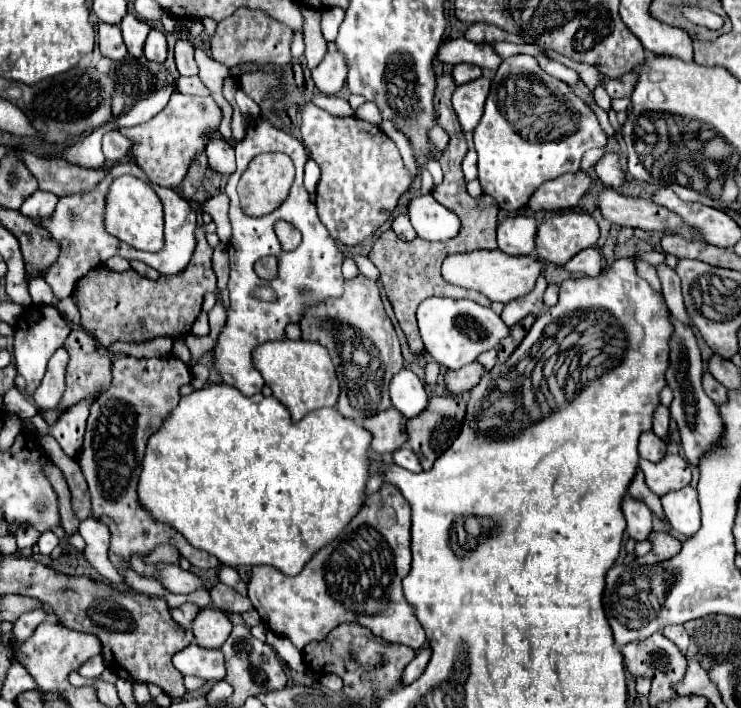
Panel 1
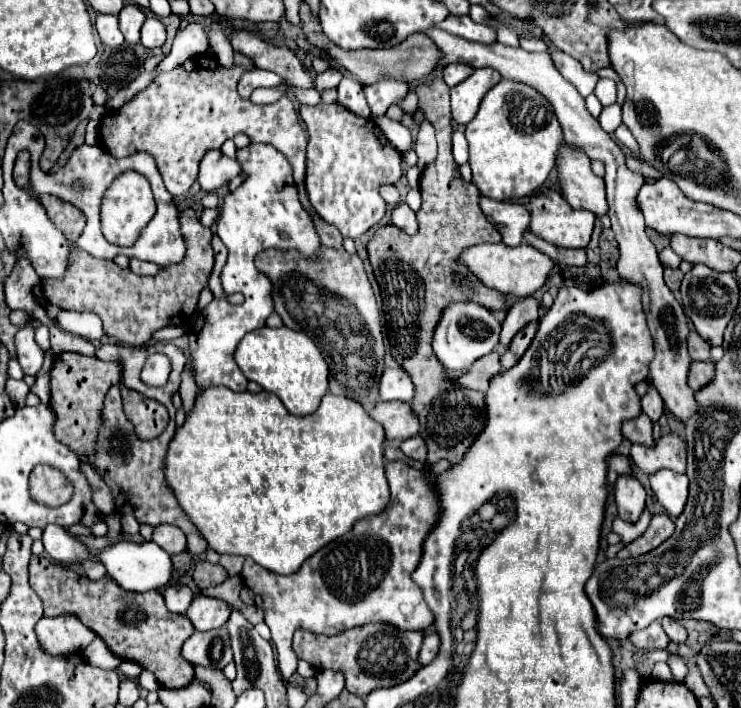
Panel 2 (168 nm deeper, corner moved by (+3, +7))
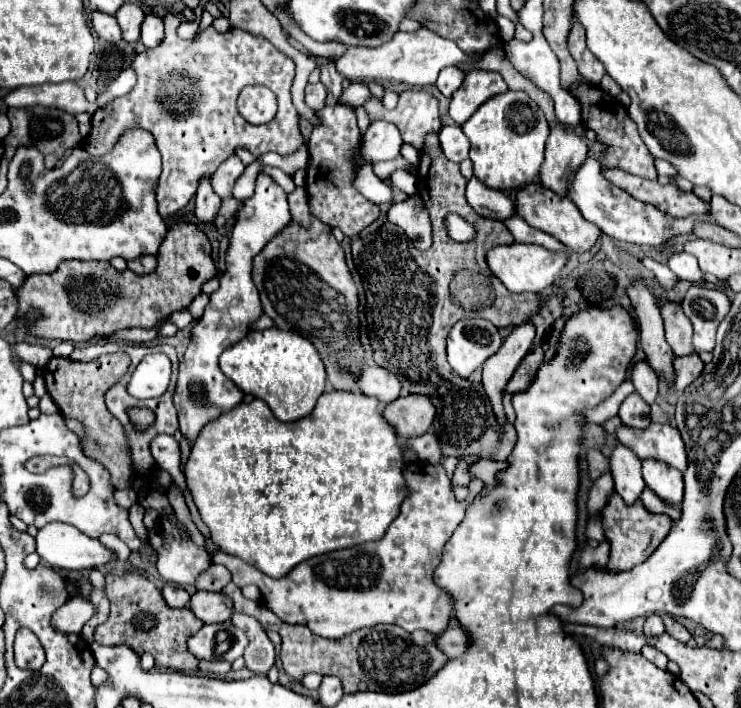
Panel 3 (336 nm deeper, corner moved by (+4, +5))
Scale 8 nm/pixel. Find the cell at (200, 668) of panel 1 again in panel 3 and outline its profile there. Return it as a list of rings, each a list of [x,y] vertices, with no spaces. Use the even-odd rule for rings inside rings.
[[[231,621],[203,625],[189,639],[189,651],[197,659],[207,659],[207,661],[233,663],[237,657],[243,655],[247,645],[249,645],[247,635],[241,629],[233,627]]]

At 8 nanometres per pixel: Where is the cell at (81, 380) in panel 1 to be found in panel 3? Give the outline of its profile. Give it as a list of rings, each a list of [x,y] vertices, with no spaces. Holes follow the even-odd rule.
[[[125,353],[105,355],[91,363],[75,363],[71,359],[55,357],[43,367],[43,379],[45,379],[47,391],[57,403],[57,407],[61,407],[61,413],[85,423],[85,431],[89,431],[89,435],[93,435],[93,439],[101,443],[101,447],[89,447],[89,443],[81,443],[81,445],[89,457],[101,461],[109,469],[111,483],[115,489],[131,487],[135,479],[135,471],[133,471],[133,461],[131,461],[129,443],[127,443],[123,425],[109,413],[109,409],[105,407],[103,395],[113,383],[117,383],[117,379],[121,379],[121,375],[125,375],[127,367],[129,367],[129,355]]]

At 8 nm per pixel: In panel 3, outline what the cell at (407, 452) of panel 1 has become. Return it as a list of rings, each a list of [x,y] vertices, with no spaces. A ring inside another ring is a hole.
[[[425,433],[425,435],[419,435],[419,437],[413,437],[405,443],[405,447],[413,447],[417,453],[419,453],[419,459],[425,461],[425,463],[431,463],[431,465],[437,465],[443,457],[441,453],[441,445],[437,441],[437,435],[435,433]]]

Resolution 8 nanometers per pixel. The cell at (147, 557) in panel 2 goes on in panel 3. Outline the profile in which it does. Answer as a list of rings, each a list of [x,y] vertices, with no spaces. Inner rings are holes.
[[[49,523],[37,533],[37,553],[51,567],[81,571],[113,561],[113,553],[65,523]]]

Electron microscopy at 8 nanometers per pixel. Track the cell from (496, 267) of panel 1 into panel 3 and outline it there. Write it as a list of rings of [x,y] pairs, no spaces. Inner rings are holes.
[[[513,243],[513,245],[501,245],[493,247],[487,253],[487,263],[491,271],[501,279],[501,283],[511,291],[511,293],[541,293],[553,285],[561,269],[567,265],[569,255],[561,251],[549,251],[541,245],[533,243]]]

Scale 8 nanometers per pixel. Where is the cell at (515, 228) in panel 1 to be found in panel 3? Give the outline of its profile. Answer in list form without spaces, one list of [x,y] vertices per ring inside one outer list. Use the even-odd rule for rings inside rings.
[[[475,175],[467,183],[467,201],[481,217],[487,219],[503,221],[515,213],[515,203],[503,191],[495,191],[487,187]]]

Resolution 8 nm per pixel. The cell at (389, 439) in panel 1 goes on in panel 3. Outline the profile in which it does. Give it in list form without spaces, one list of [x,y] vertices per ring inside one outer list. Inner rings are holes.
[[[405,395],[391,401],[383,415],[393,423],[397,435],[409,439],[411,435],[405,433],[427,433],[435,419],[435,405],[427,395]]]

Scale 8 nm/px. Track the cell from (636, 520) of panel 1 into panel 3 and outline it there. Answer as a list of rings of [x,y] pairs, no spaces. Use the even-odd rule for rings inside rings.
[[[617,445],[609,457],[609,463],[615,481],[615,491],[625,499],[625,503],[635,503],[645,487],[641,477],[641,461],[629,447]]]

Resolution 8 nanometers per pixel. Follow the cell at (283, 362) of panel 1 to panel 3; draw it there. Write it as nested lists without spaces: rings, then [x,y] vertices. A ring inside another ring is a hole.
[[[277,327],[249,331],[239,343],[221,355],[219,369],[243,393],[263,399],[271,407],[273,415],[283,423],[307,417],[313,411],[319,395],[325,391],[327,383],[325,365],[313,343],[293,331],[281,331]]]

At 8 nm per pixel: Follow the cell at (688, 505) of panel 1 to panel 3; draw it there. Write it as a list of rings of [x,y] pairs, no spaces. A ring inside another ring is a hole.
[[[643,459],[643,479],[649,489],[653,489],[663,501],[673,507],[681,505],[683,499],[683,473],[665,461]]]

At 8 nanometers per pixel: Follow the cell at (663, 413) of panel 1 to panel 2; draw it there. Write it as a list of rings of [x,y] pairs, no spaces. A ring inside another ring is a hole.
[[[652,387],[648,391],[648,395],[642,397],[642,411],[652,419],[652,421],[658,421],[662,415],[664,415],[664,401],[660,397],[660,393]]]

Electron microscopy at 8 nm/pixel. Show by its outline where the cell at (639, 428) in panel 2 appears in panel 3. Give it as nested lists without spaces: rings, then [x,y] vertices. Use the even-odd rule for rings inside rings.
[[[639,393],[627,395],[627,399],[619,407],[619,417],[625,425],[637,427],[637,429],[645,429],[651,423],[649,421],[649,405],[641,399]]]

